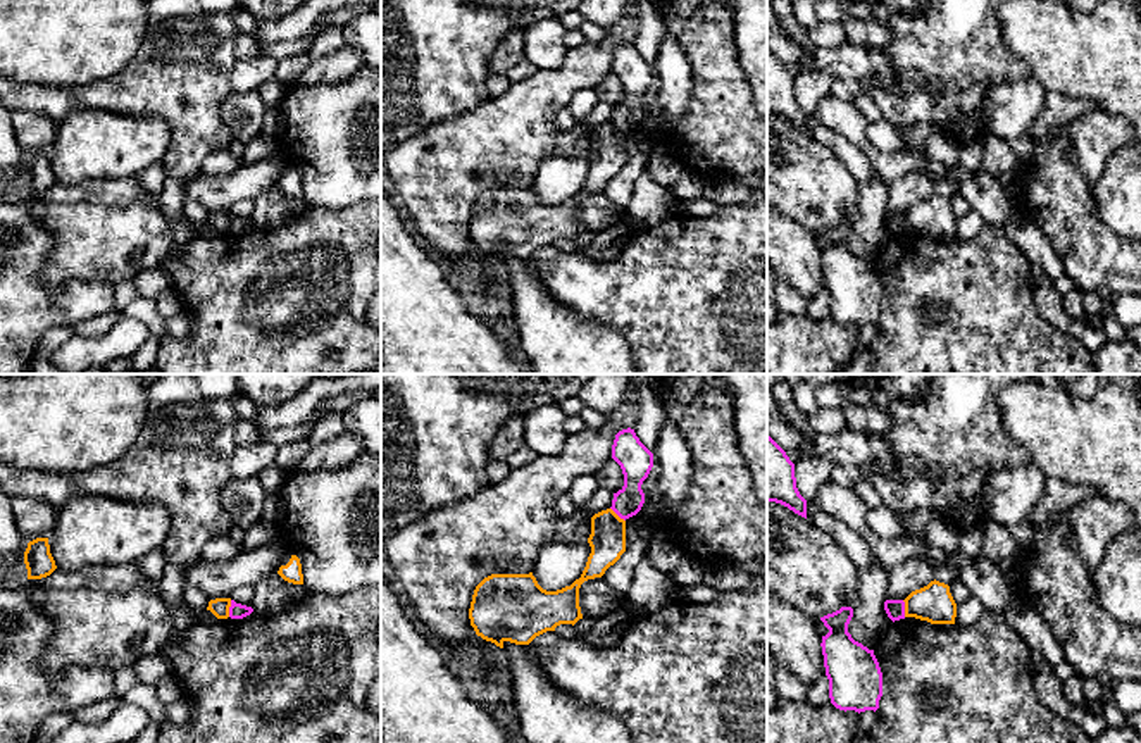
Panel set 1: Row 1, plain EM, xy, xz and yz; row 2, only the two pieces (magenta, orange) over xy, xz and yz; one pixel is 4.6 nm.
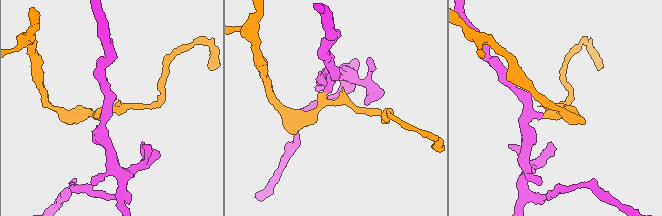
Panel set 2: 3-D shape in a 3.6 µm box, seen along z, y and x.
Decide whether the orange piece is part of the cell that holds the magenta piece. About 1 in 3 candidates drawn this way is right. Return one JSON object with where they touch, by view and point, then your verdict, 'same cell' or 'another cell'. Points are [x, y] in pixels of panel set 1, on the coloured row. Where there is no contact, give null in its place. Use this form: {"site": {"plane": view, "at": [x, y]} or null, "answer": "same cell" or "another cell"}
{"site": {"plane": "xy", "at": [230, 609]}, "answer": "another cell"}

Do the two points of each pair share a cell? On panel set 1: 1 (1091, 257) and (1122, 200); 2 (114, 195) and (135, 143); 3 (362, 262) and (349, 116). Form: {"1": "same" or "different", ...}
{"1": "different", "2": "different", "3": "different"}

